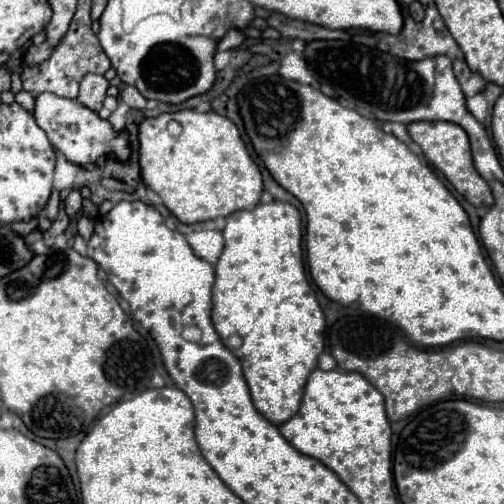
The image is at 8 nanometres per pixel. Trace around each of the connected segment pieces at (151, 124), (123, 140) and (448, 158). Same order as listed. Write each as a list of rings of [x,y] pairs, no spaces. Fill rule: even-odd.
[[[183,109],[177,113],[161,113],[159,117],[145,119],[139,125],[139,163],[141,177],[149,189],[159,193],[165,207],[183,223],[199,223],[217,217],[227,217],[241,209],[251,209],[259,203],[263,191],[263,175],[257,163],[251,159],[237,125],[215,111],[199,113],[195,109]],[[177,121],[181,133],[173,135],[169,125]]]
[[[43,93],[35,99],[35,111],[33,111],[37,125],[47,133],[51,145],[59,149],[71,163],[79,167],[87,167],[97,163],[103,157],[113,157],[121,163],[129,161],[131,157],[131,141],[129,133],[117,131],[107,119],[101,119],[95,111],[83,107],[75,99],[63,99],[51,93]]]
[[[419,121],[409,125],[409,135],[411,139],[423,149],[425,157],[449,179],[449,183],[475,207],[491,207],[493,205],[493,195],[487,185],[487,181],[477,173],[471,157],[471,147],[469,147],[469,137],[463,131],[463,127],[447,121]]]

